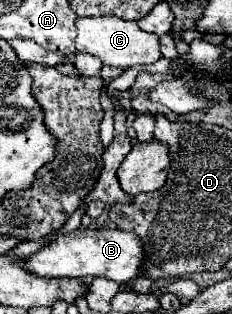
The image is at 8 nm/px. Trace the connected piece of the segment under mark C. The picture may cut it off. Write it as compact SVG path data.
M99 16L99 18L77 18L75 26L77 26L77 38L75 38L77 52L87 52L91 56L97 56L99 60L103 60L103 64L131 68L139 64L153 64L161 58L159 36L141 32L137 22L123 20L117 16Z

